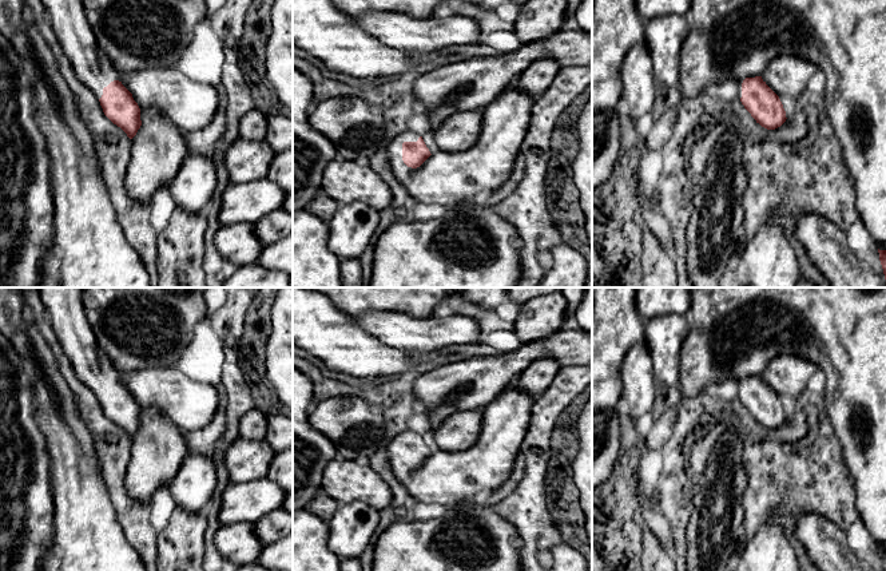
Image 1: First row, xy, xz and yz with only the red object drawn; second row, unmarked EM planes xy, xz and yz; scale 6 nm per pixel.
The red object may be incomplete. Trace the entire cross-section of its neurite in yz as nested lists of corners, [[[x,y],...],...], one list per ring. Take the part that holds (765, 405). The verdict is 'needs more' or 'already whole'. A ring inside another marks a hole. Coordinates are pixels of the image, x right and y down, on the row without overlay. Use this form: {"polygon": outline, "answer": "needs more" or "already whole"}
{"polygon": [[[780,356],[760,376],[738,381],[739,400],[762,427],[780,427],[795,409],[798,397],[818,372],[802,357]]], "answer": "needs more"}

